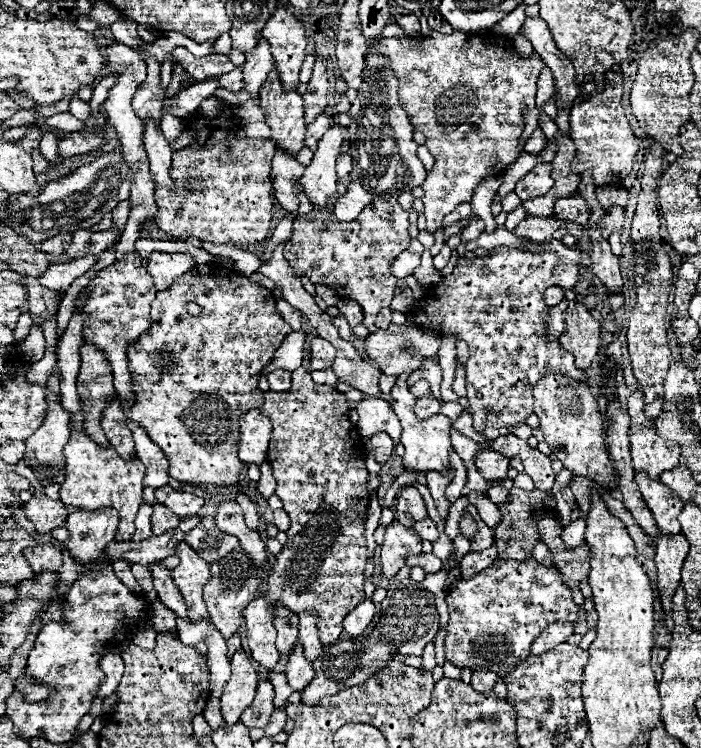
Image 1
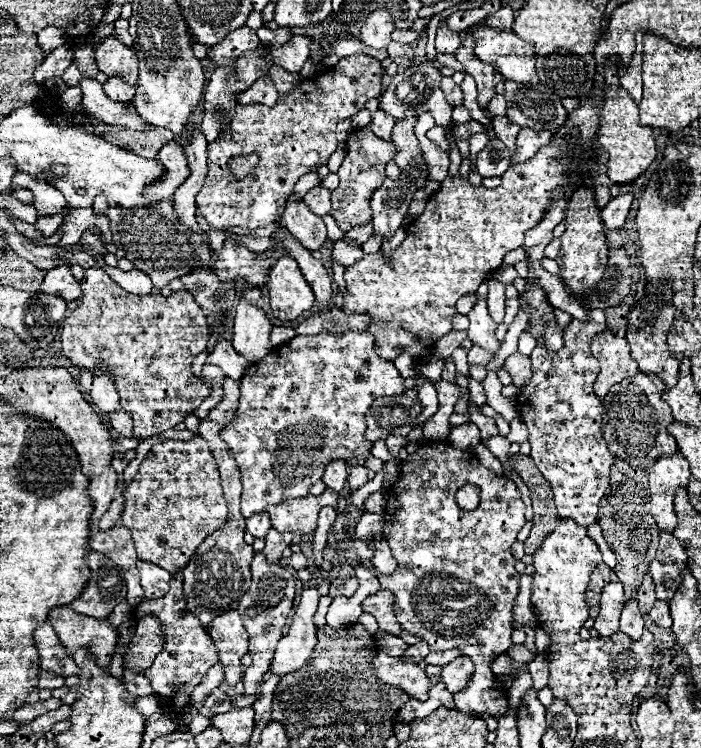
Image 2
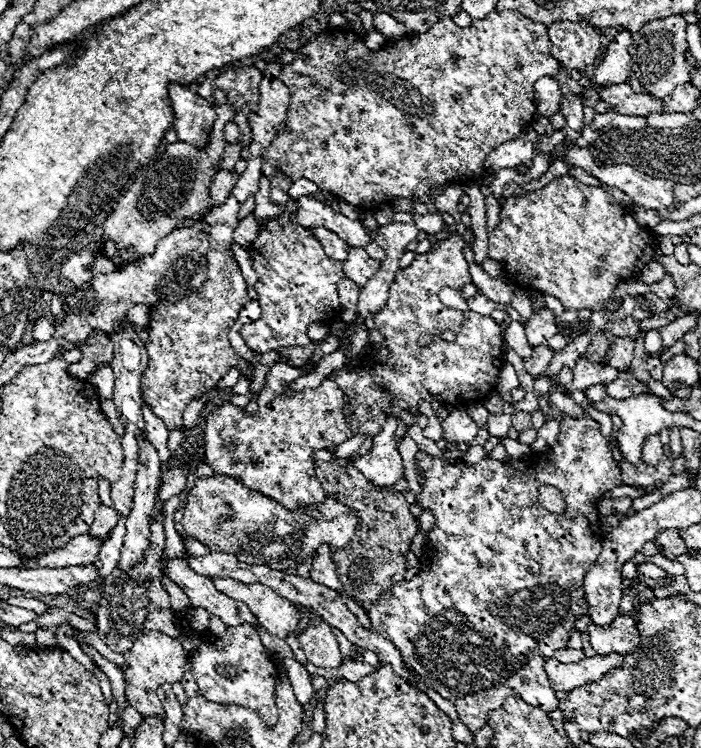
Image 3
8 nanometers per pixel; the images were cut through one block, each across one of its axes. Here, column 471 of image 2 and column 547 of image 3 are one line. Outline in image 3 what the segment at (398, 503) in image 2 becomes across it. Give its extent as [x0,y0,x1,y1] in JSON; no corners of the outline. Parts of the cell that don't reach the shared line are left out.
[368,416,620,732]

